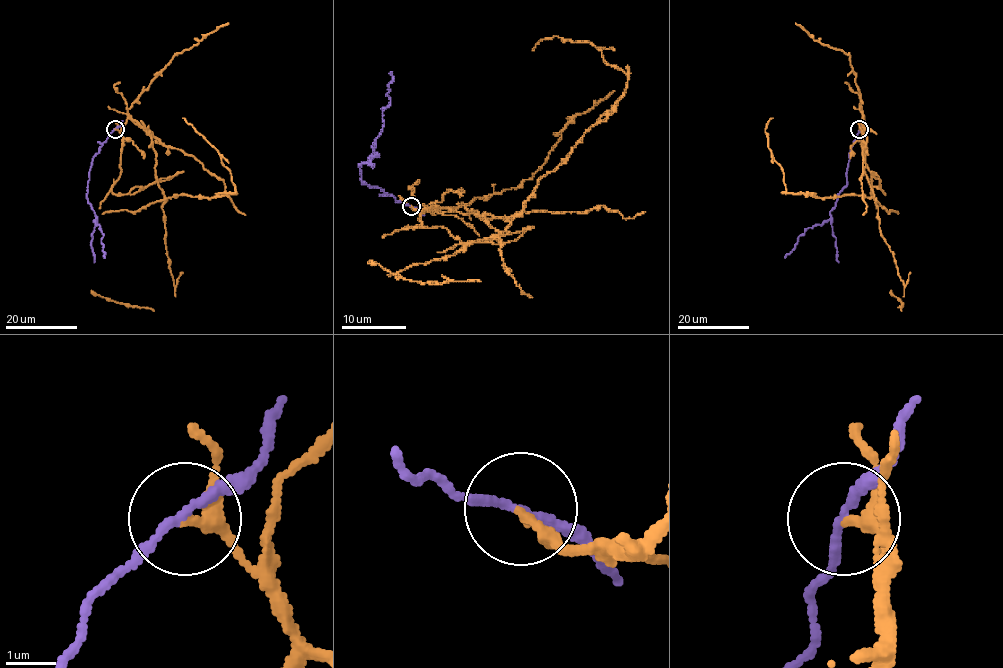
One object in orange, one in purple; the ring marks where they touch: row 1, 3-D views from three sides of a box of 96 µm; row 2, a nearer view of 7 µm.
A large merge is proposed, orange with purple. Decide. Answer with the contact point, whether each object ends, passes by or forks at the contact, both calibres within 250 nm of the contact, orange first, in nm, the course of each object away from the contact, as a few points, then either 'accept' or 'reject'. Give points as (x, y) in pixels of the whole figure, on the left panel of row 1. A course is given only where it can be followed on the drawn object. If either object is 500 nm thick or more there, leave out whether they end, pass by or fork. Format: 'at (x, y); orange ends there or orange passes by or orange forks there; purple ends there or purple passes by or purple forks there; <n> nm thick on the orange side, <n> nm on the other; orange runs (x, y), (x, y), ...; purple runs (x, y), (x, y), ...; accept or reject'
at (115, 129); orange passes by; purple passes by; 190 nm thick on the orange side, 160 nm on the other; orange runs (115, 129), (120, 132), (128, 117), (150, 137), (158, 187), (166, 197), (235, 193), (218, 152), (183, 118); purple runs (115, 129), (94, 156), (87, 185), (87, 196), (95, 212), (95, 223), (104, 234), (101, 243), (104, 258); reject

